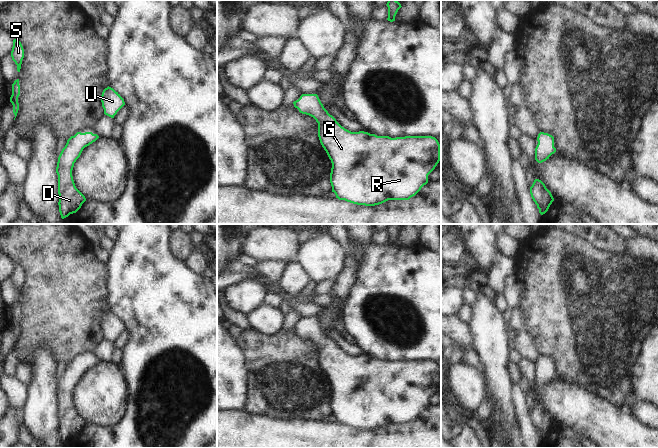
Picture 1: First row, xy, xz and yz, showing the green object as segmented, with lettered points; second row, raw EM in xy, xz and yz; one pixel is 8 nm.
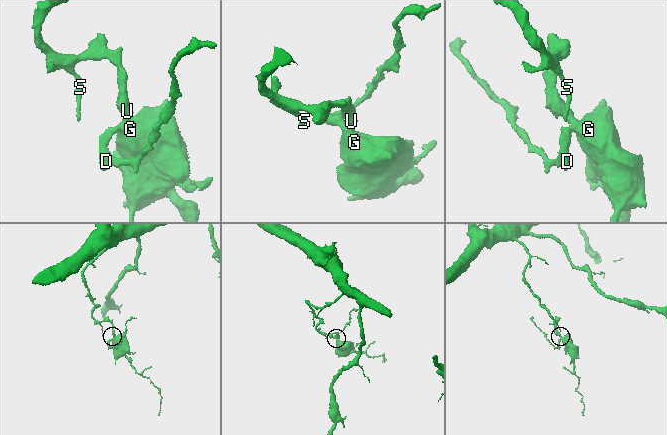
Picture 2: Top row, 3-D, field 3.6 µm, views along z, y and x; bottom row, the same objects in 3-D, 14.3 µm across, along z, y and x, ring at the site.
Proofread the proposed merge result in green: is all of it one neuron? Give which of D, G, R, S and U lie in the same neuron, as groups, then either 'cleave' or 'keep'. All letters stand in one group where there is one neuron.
groups D G R S U; keep

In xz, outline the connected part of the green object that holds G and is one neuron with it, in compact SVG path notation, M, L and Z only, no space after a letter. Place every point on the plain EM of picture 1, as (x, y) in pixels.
M302 318L293 326L300 337L313 341L318 347L318 361L332 387L330 407L336 422L347 426L375 430L388 424L409 424L428 407L428 399L440 385L440 368L432 360L405 360L391 362L368 356L351 356L342 351L324 332L317 318Z

